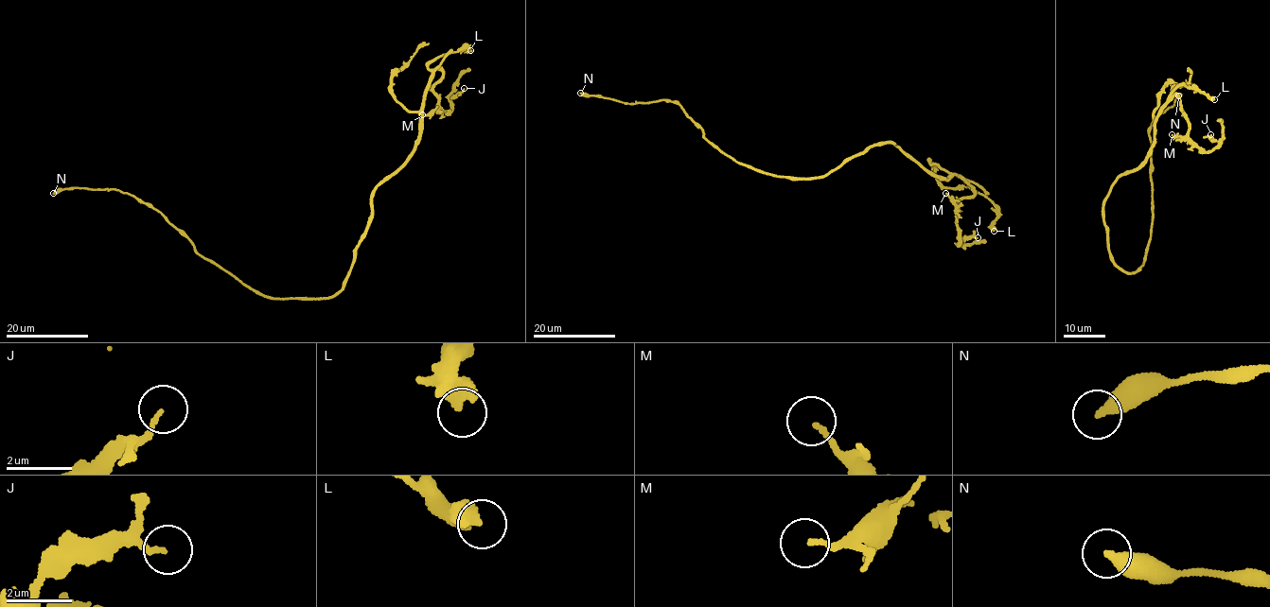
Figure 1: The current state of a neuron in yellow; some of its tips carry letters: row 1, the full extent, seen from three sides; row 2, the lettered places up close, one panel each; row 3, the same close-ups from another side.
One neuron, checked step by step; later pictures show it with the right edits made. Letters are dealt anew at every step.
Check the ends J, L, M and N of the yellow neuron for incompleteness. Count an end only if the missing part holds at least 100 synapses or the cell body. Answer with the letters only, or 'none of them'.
none of them

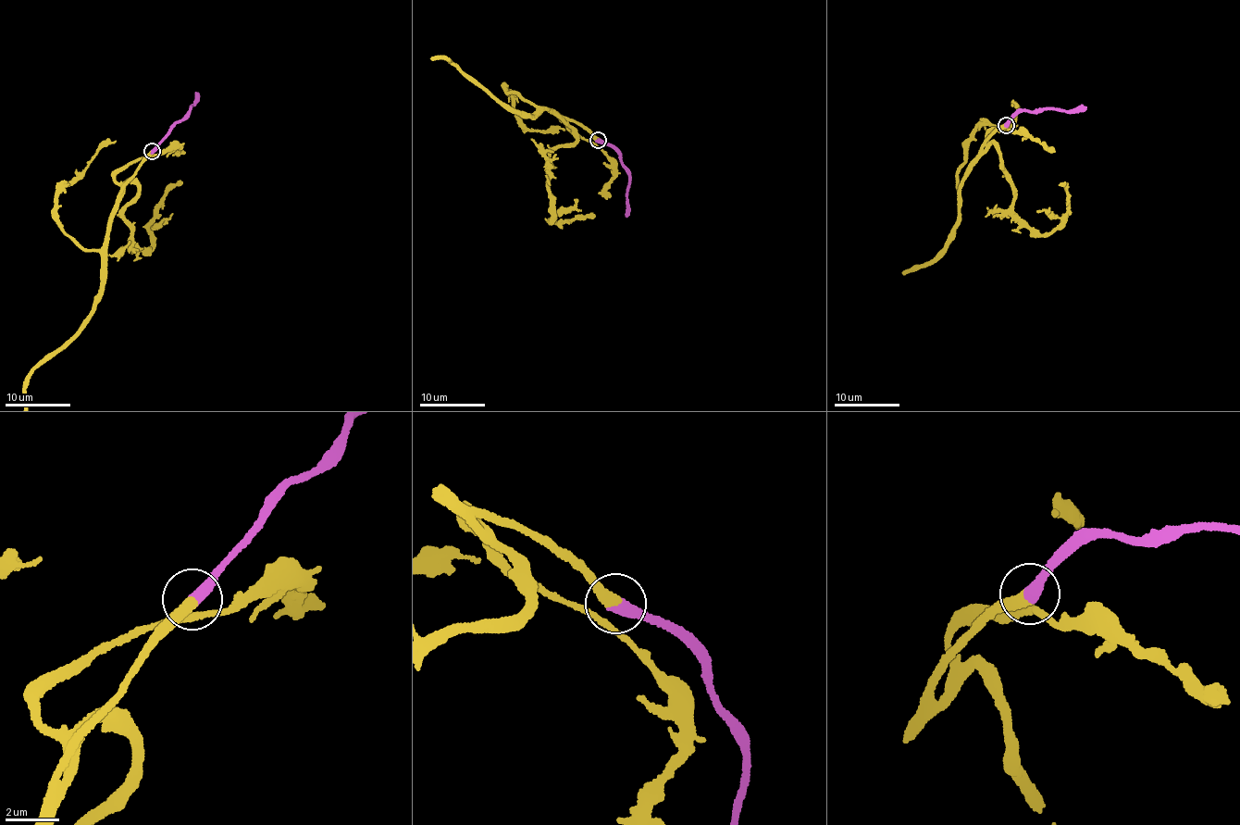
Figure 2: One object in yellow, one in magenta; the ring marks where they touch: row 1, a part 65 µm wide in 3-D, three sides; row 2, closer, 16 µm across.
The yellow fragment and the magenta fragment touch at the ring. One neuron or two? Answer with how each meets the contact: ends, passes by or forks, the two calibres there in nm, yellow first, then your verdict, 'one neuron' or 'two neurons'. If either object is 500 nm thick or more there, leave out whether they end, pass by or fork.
yellow forks there; magenta ends there; 240 nm thick on the yellow side, 480 nm on the other; one neuron

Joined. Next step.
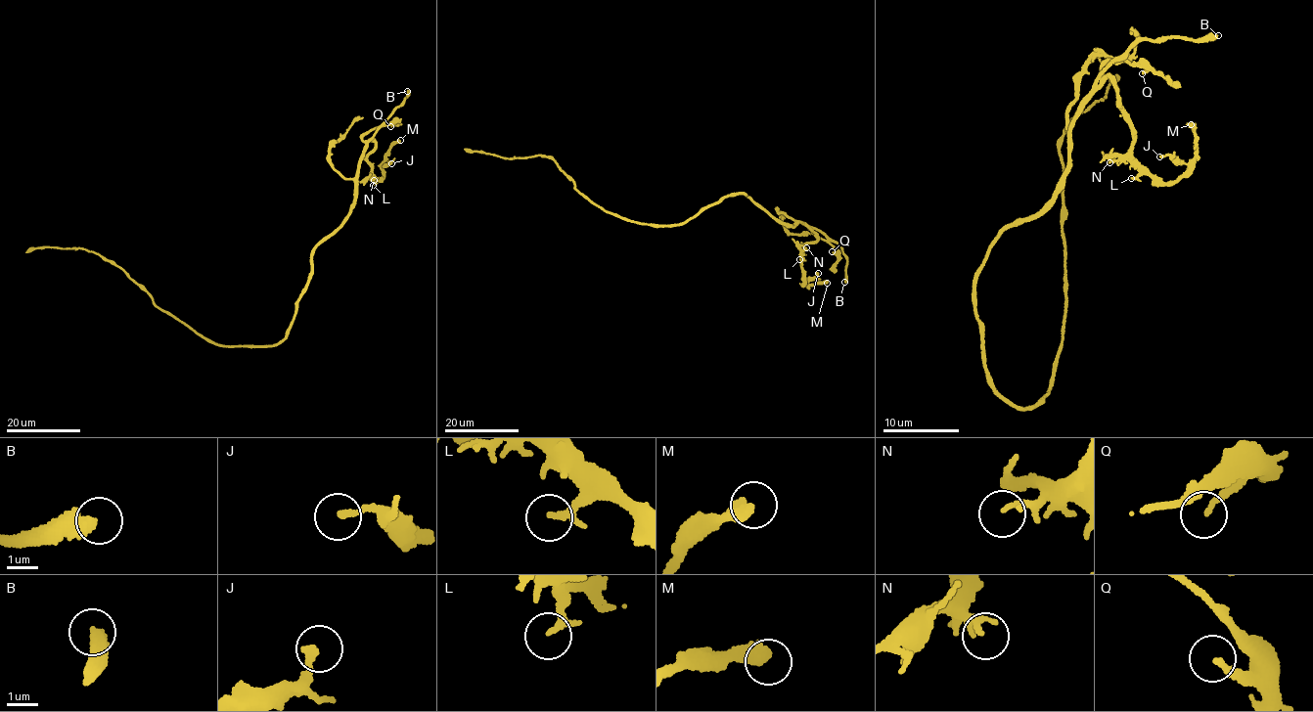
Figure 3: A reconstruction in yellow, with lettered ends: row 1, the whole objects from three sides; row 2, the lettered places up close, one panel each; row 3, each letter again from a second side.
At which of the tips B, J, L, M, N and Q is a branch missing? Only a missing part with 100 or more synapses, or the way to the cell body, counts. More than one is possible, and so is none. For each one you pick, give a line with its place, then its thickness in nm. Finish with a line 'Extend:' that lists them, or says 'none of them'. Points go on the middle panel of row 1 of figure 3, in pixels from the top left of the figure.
B: (844, 282) | 460 nm
Extend: B

